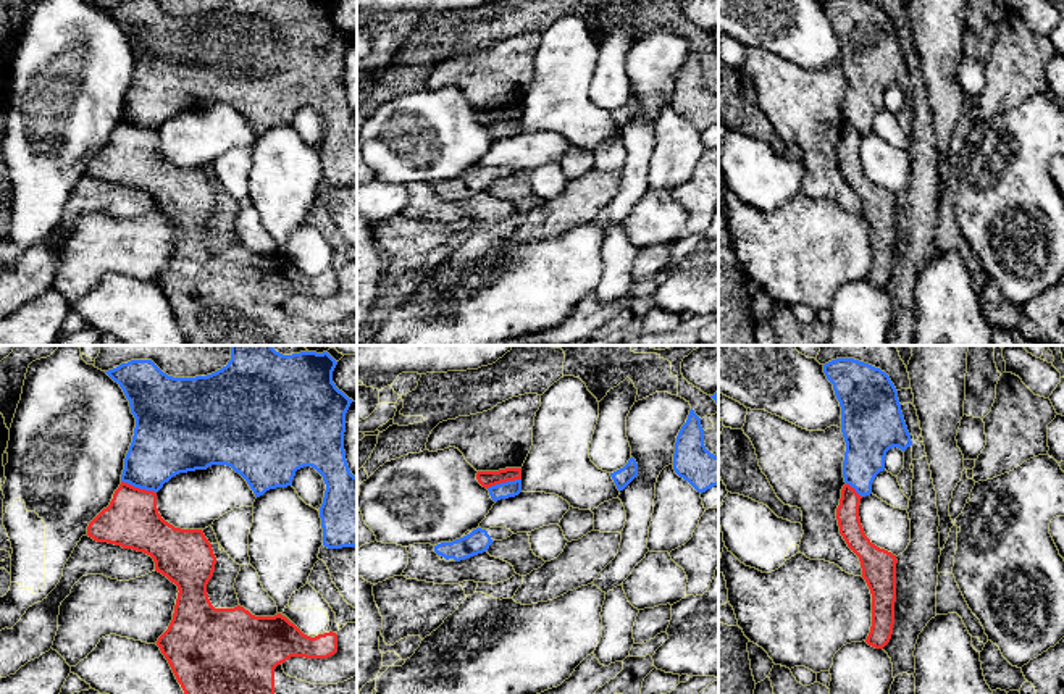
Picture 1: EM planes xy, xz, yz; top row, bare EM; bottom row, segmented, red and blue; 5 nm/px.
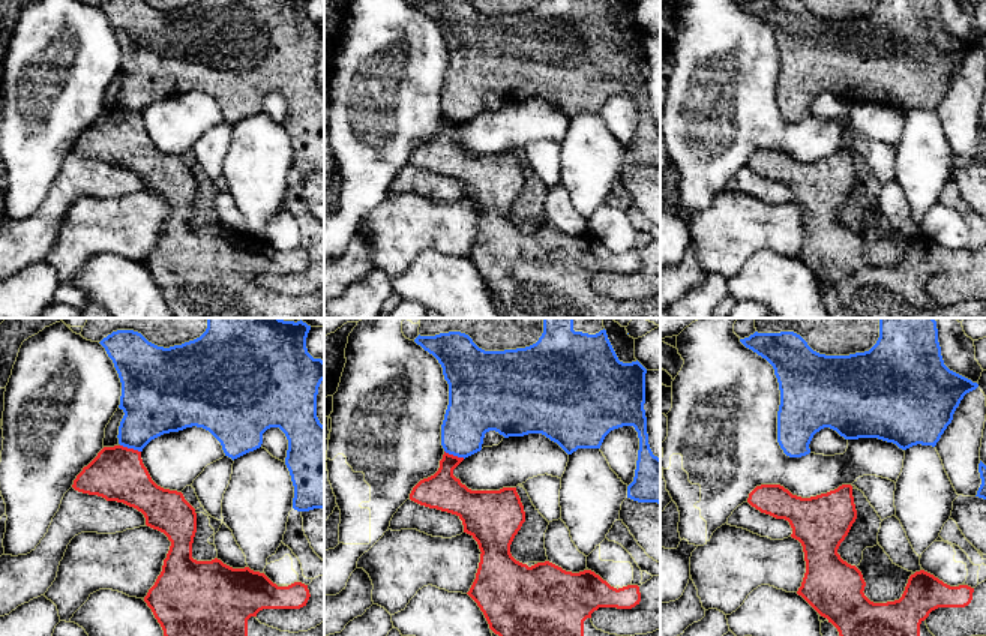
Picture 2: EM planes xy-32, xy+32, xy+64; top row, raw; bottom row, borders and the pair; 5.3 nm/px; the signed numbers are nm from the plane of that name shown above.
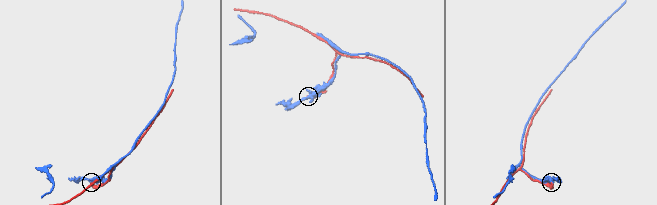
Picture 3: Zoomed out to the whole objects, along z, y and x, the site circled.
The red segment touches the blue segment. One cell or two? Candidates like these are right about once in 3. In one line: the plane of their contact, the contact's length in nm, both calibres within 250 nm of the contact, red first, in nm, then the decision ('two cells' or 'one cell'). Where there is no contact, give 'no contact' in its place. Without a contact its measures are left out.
xy | 190 nm | 280/320 nm | two cells

